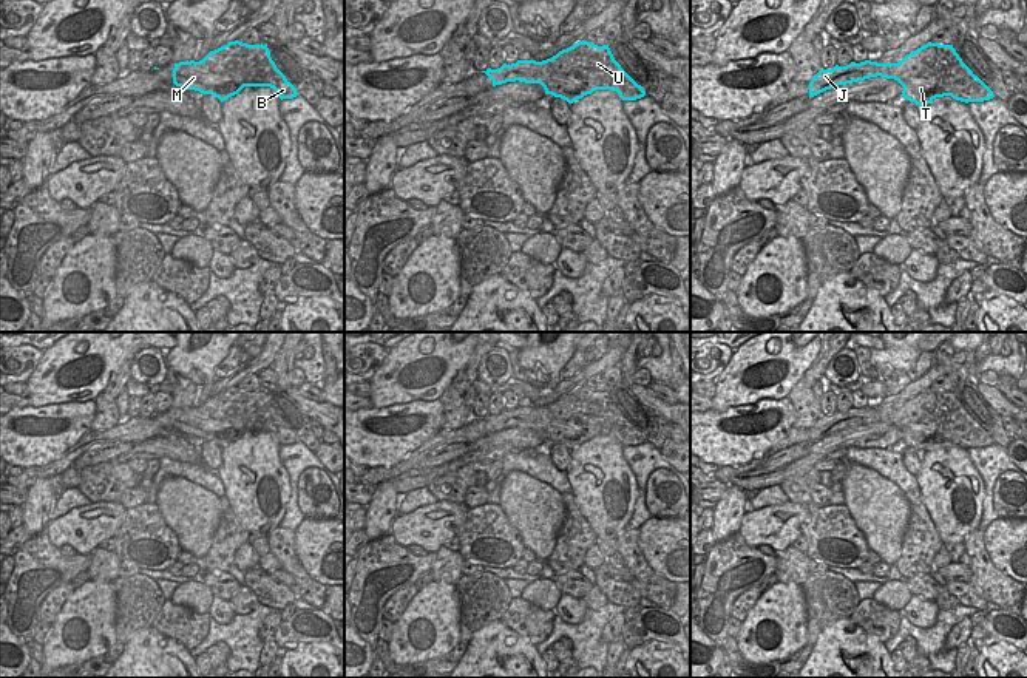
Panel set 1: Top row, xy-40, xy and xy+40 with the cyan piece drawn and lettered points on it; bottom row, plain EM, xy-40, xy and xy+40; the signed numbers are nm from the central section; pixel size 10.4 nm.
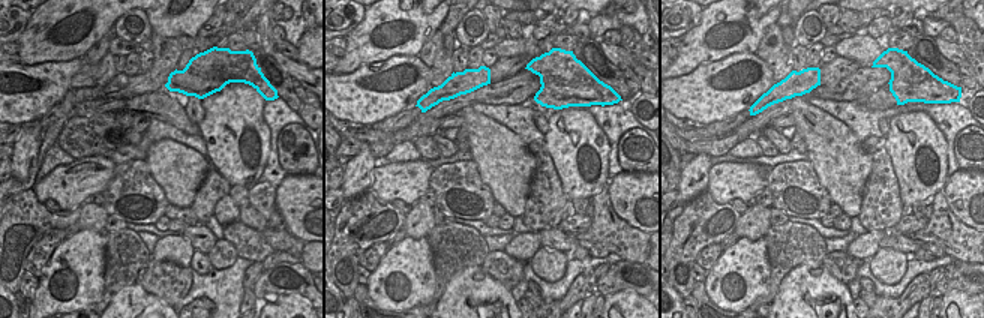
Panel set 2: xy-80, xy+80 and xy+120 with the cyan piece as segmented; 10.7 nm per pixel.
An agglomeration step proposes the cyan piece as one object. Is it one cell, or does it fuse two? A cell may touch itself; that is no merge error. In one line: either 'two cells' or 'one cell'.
one cell

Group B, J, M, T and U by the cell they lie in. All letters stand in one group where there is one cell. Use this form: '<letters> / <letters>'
B J M T U

